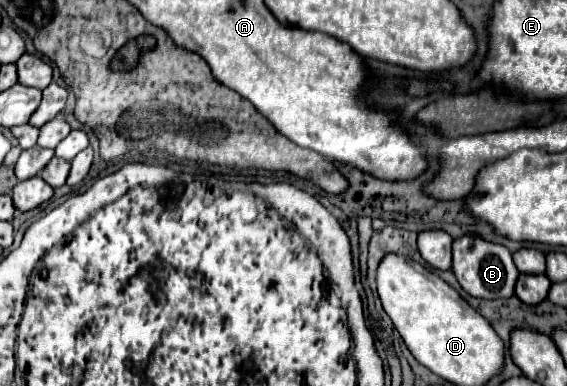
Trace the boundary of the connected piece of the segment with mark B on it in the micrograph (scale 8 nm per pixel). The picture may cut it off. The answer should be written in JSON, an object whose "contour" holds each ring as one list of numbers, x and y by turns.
{"contour":[[464,236,460,240,456,240,452,244,452,252,454,252,454,264,452,264,452,272,456,274,460,286,474,298,510,298,514,296,514,286,518,280,518,268,512,262,512,254,500,246,500,244,492,244,492,242,484,242,480,238,472,238,472,236]]}

